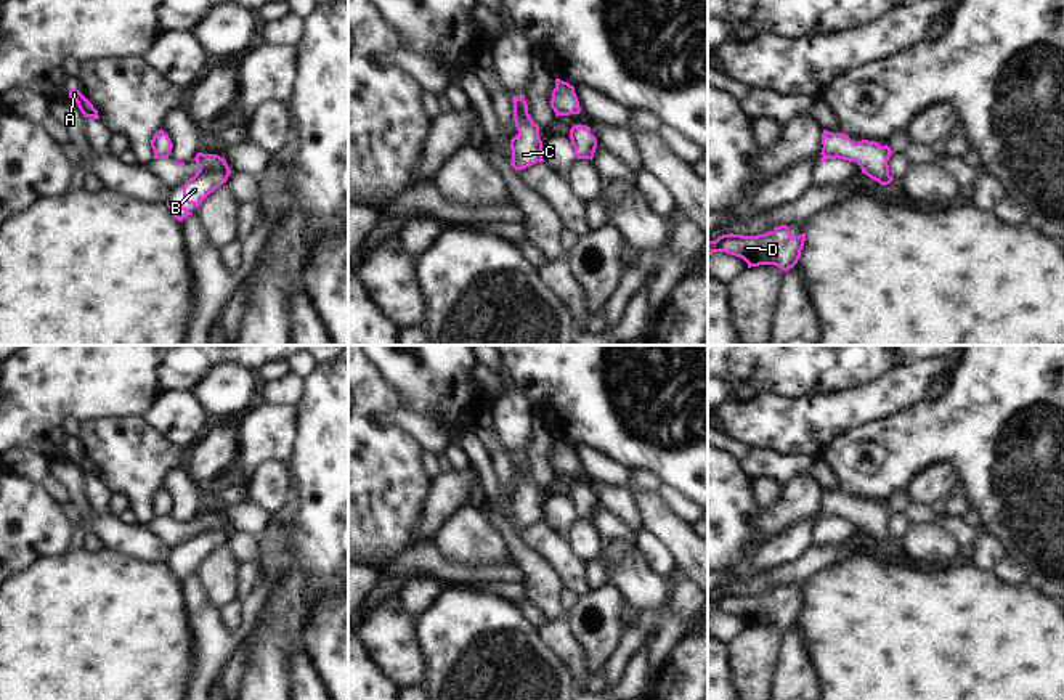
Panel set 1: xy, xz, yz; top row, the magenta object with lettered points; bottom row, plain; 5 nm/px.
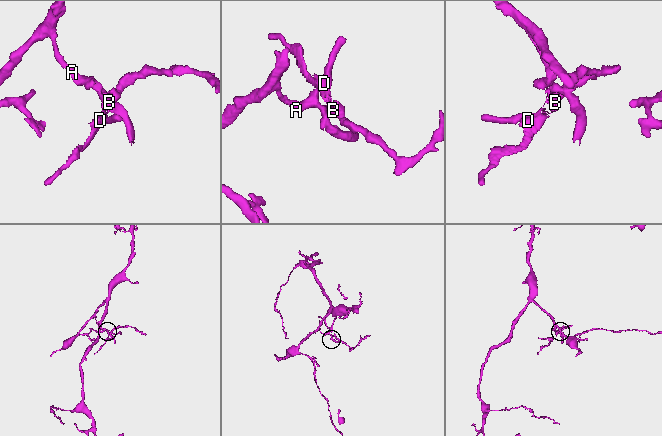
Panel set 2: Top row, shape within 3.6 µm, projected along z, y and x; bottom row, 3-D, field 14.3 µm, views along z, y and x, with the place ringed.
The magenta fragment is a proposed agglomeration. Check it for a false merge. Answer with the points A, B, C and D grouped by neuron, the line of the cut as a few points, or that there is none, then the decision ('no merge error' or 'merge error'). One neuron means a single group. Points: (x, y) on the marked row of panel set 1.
groups A C / B D; cut xz (520, 98), (527, 114); merge error

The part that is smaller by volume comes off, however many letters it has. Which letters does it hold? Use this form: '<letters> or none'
B, D

